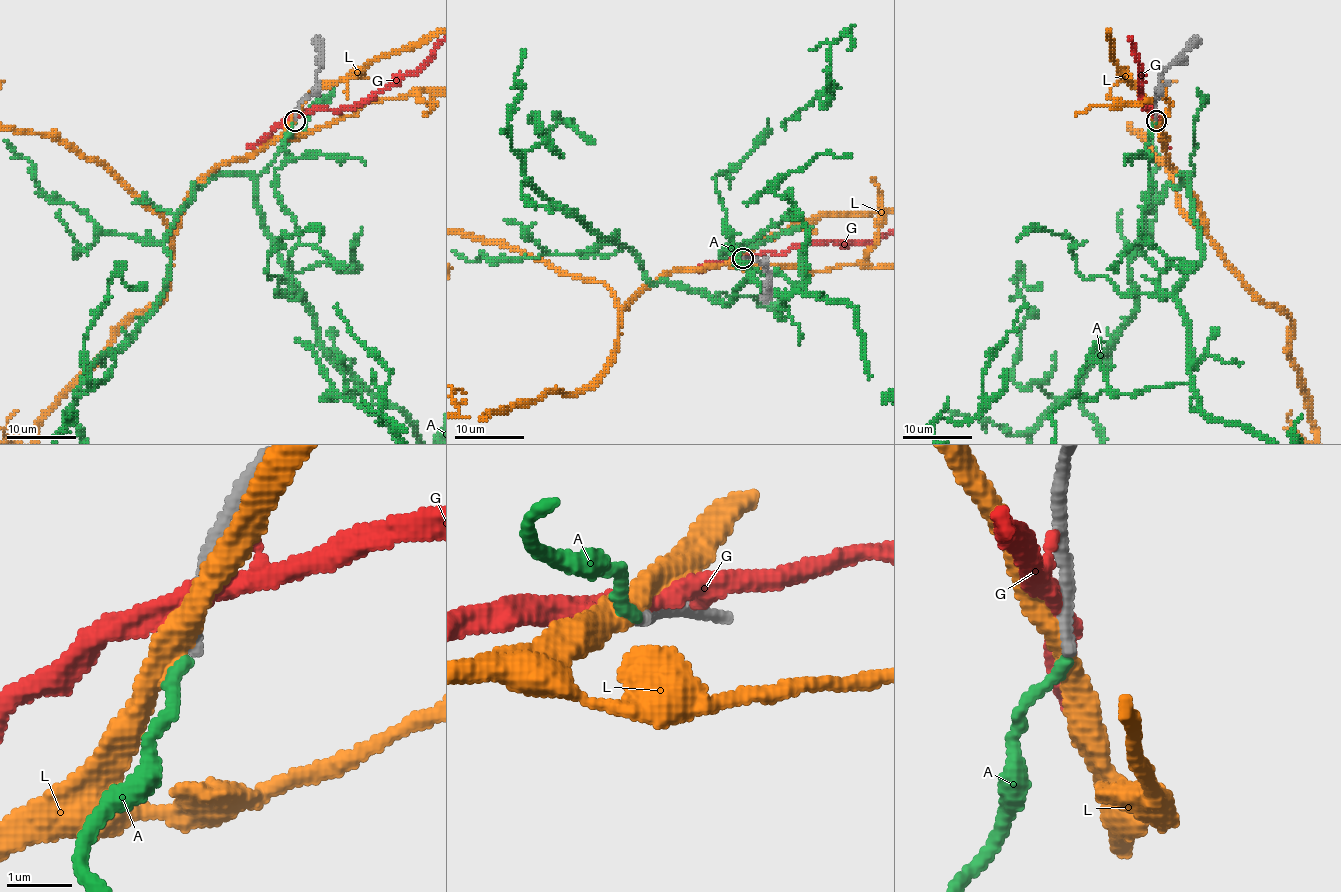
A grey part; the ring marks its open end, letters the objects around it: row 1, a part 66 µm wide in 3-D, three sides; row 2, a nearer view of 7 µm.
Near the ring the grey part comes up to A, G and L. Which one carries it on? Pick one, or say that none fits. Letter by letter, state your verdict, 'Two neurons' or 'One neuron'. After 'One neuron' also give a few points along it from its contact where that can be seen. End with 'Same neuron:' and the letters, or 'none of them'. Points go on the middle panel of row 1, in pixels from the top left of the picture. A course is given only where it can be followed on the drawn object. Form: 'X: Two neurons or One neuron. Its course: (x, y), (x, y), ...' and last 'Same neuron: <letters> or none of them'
A: One neuron
G: Two neurons
L: Two neurons
Same neuron: A

